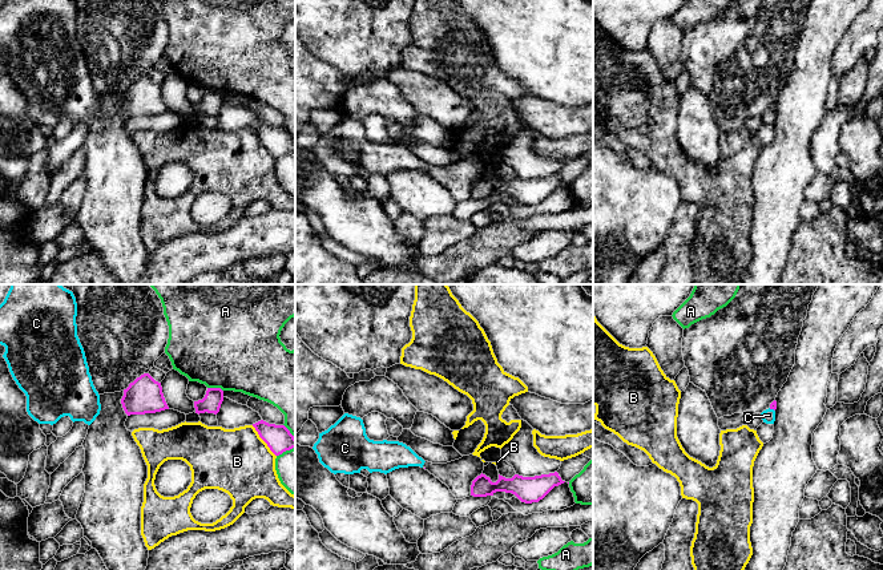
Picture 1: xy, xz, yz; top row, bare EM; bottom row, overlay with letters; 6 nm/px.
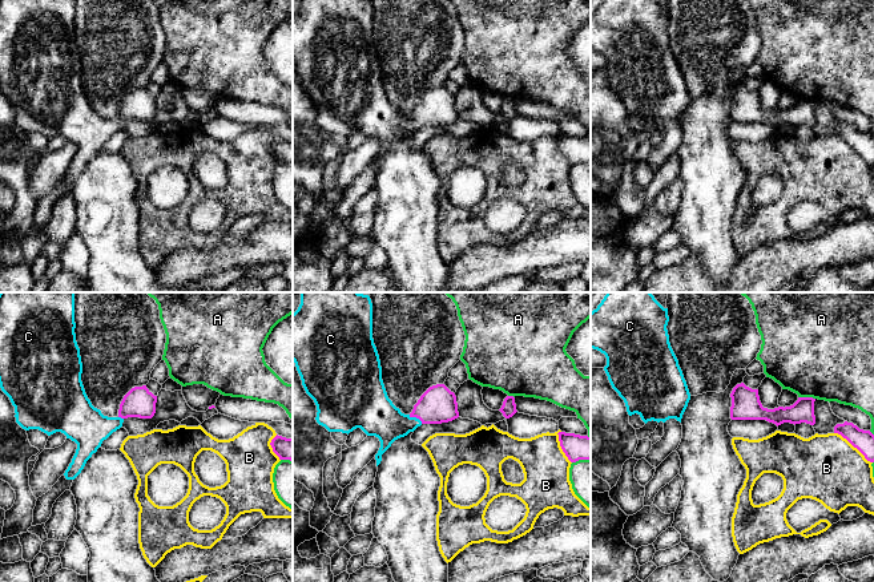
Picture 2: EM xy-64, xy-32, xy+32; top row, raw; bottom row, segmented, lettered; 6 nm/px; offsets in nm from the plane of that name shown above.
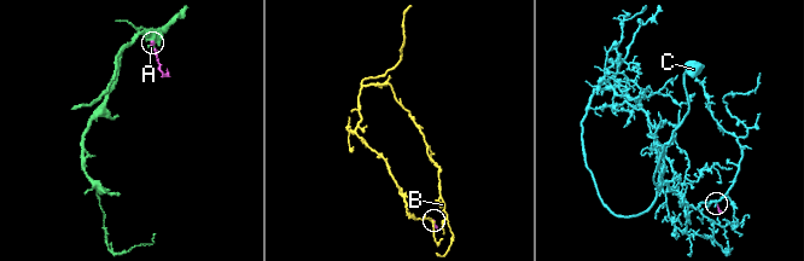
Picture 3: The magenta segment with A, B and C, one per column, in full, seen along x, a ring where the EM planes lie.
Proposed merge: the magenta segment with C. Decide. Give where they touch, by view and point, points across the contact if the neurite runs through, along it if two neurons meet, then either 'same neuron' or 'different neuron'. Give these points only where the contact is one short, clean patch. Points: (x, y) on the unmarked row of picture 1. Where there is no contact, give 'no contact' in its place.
contact yz (771, 110); way yz (773, 108), (771, 110), (769, 117); same neuron

